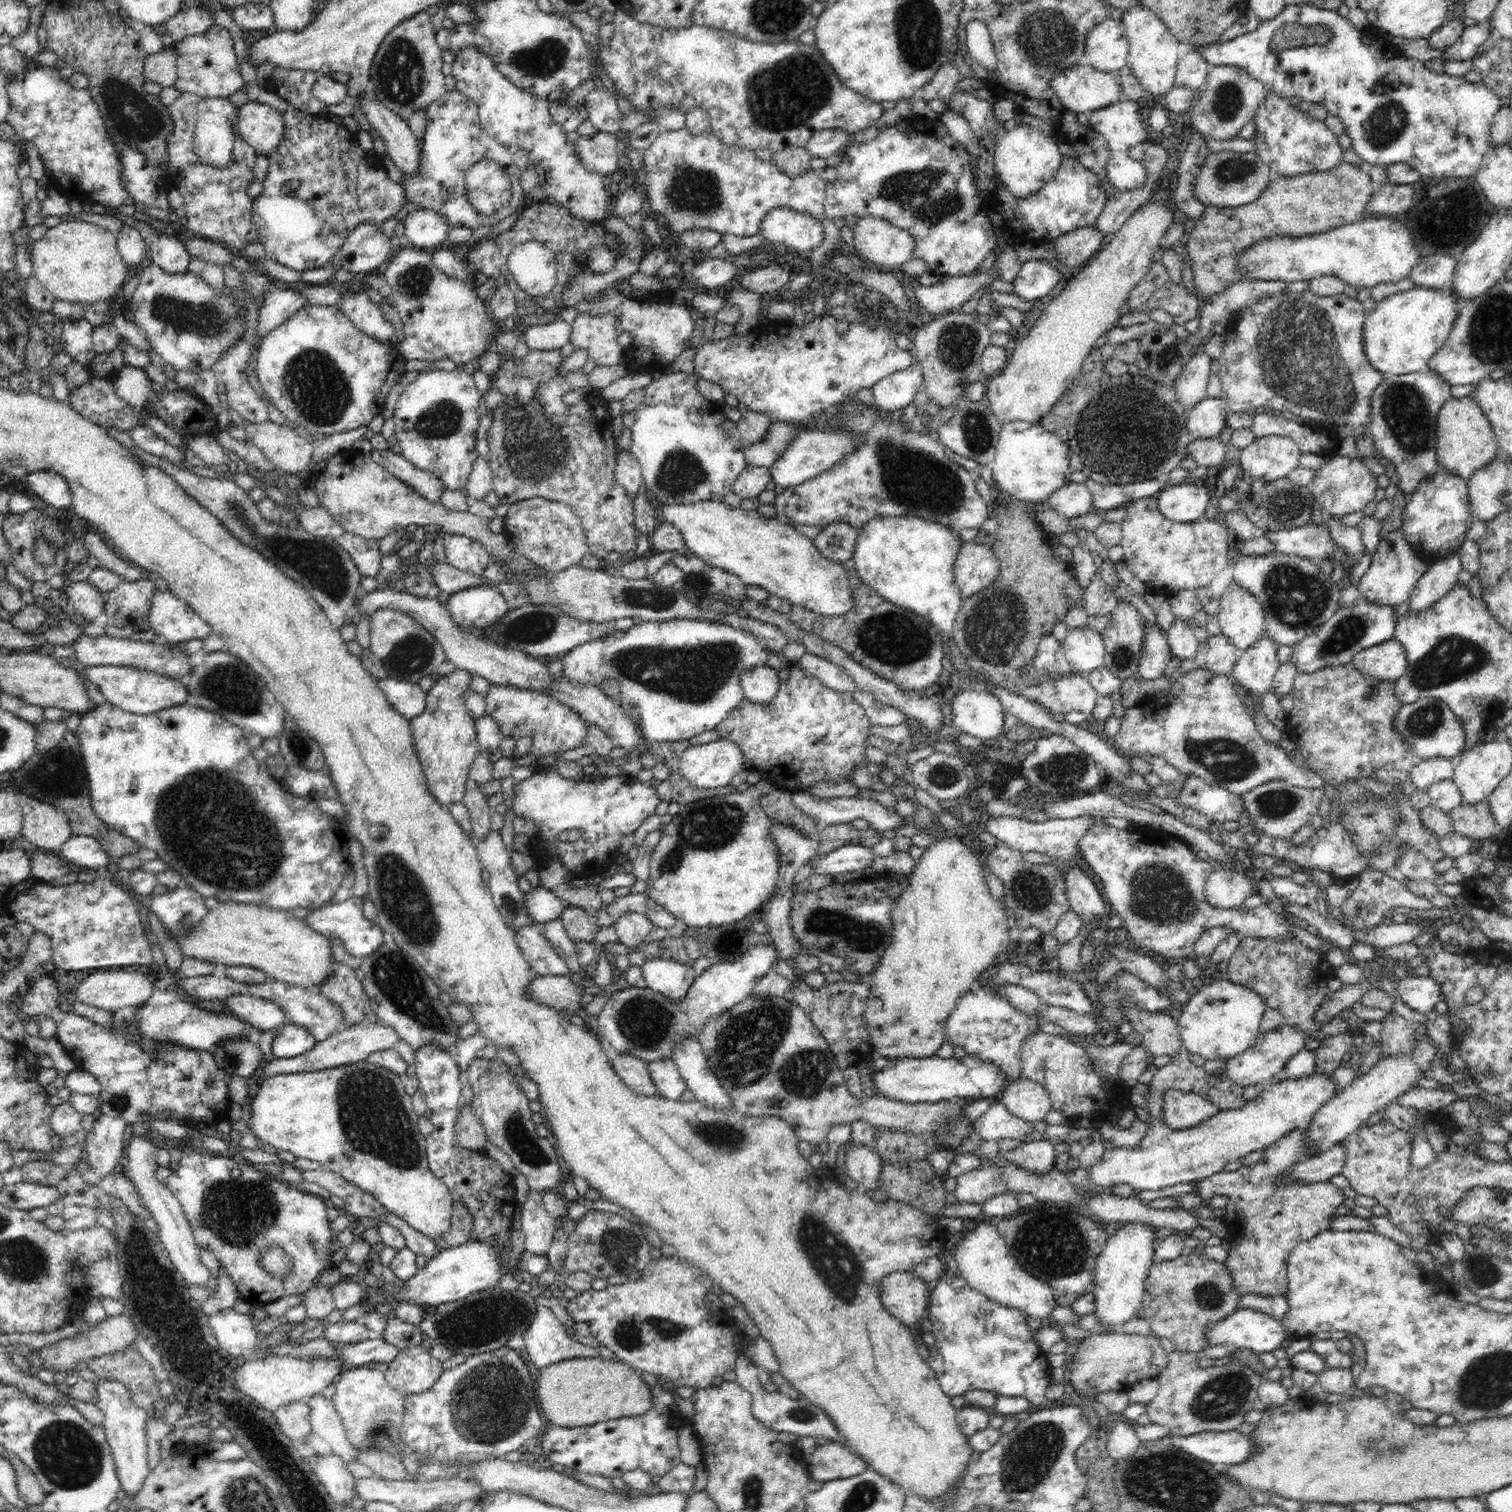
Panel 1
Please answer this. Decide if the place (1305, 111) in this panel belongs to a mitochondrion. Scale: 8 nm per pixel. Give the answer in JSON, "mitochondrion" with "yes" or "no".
{"mitochondrion":"no"}

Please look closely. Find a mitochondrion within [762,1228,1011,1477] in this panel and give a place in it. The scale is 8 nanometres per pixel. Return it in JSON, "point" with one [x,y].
{"point":[802,1415]}

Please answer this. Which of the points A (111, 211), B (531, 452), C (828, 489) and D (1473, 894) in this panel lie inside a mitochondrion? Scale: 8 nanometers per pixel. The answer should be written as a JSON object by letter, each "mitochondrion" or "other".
{"A":"other","B":"mitochondrion","C":"other","D":"other"}

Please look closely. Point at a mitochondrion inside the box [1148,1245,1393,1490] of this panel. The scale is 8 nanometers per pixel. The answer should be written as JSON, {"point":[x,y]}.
{"point":[1220,1398]}

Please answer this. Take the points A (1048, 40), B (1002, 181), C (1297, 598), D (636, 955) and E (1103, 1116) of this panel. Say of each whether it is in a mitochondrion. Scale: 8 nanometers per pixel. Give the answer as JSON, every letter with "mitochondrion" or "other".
{"A":"mitochondrion","B":"other","C":"mitochondrion","D":"other","E":"other"}

